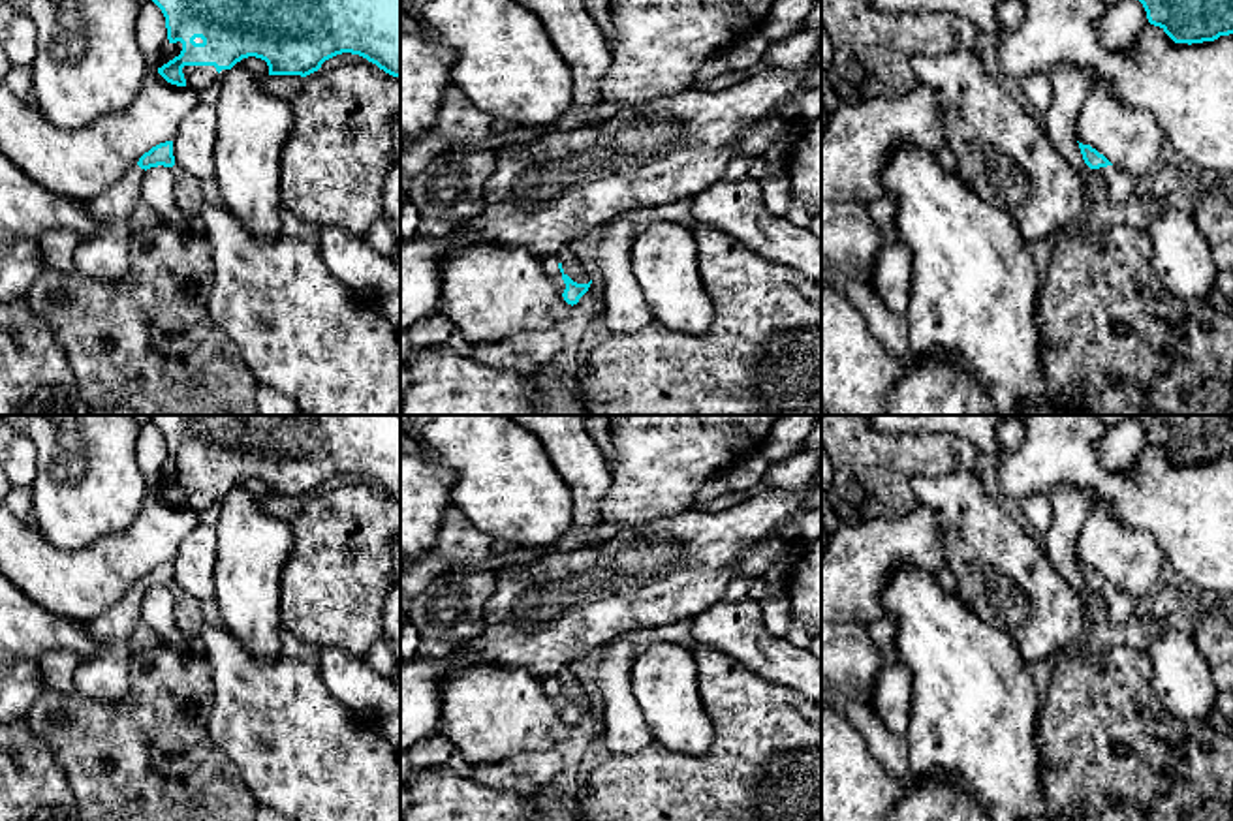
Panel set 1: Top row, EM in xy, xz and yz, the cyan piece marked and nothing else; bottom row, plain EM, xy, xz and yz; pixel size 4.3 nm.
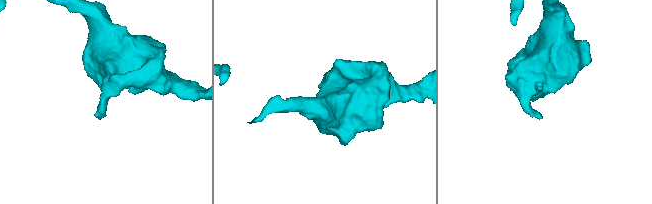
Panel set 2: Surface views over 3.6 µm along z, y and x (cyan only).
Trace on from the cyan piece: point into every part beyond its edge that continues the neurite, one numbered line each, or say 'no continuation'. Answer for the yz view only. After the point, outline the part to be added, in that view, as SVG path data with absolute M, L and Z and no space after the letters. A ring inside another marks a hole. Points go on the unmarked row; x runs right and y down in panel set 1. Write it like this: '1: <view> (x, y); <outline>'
1: yz (1121, 607); M1107 586L1096 590L1096 594L1107 611L1107 624L1126 627L1132 620L1139 618L1139 605L1128 592Z

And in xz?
1: xz (549, 684); M543 678L541 680L543 691L554 701L558 712L564 714L566 705L562 701L562 693L558 689L558 684L560 684L558 678Z

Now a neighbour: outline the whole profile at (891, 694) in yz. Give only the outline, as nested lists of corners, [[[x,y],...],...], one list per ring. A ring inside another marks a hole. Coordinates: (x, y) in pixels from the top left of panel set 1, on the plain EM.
[[[891,658],[882,667],[870,691],[870,703],[893,735],[906,736],[912,718],[912,674],[902,661]]]

